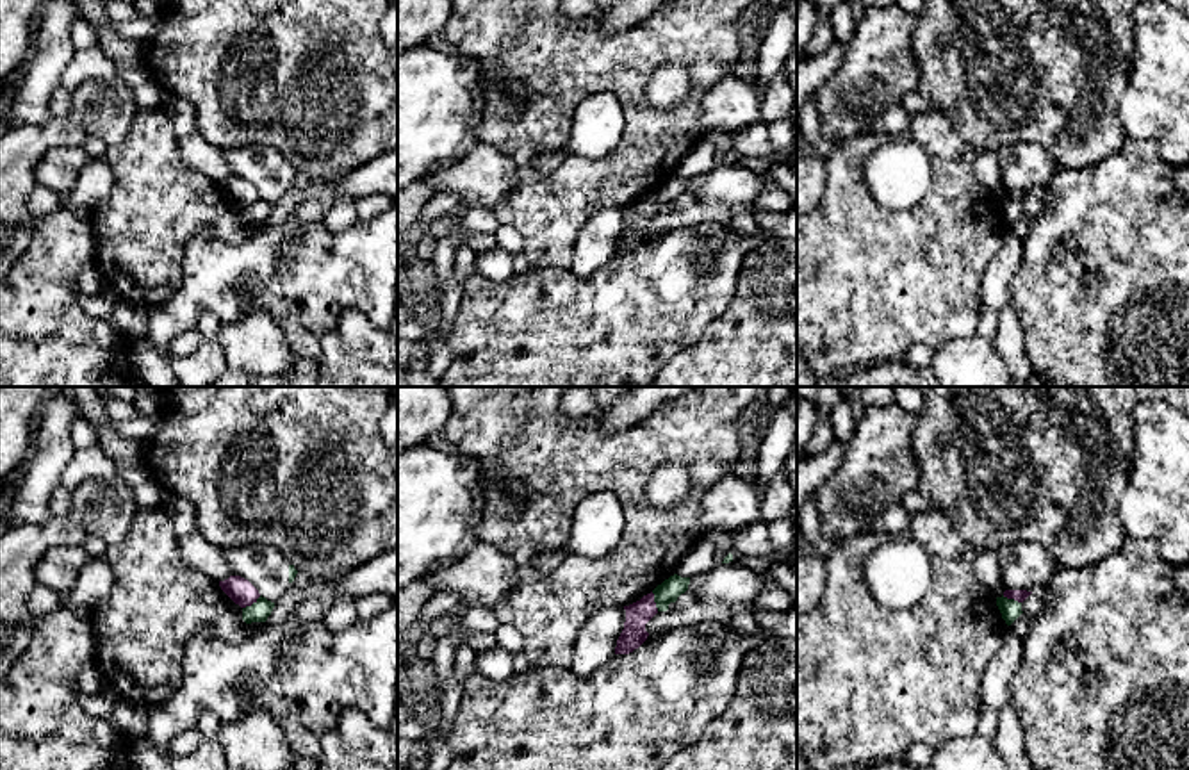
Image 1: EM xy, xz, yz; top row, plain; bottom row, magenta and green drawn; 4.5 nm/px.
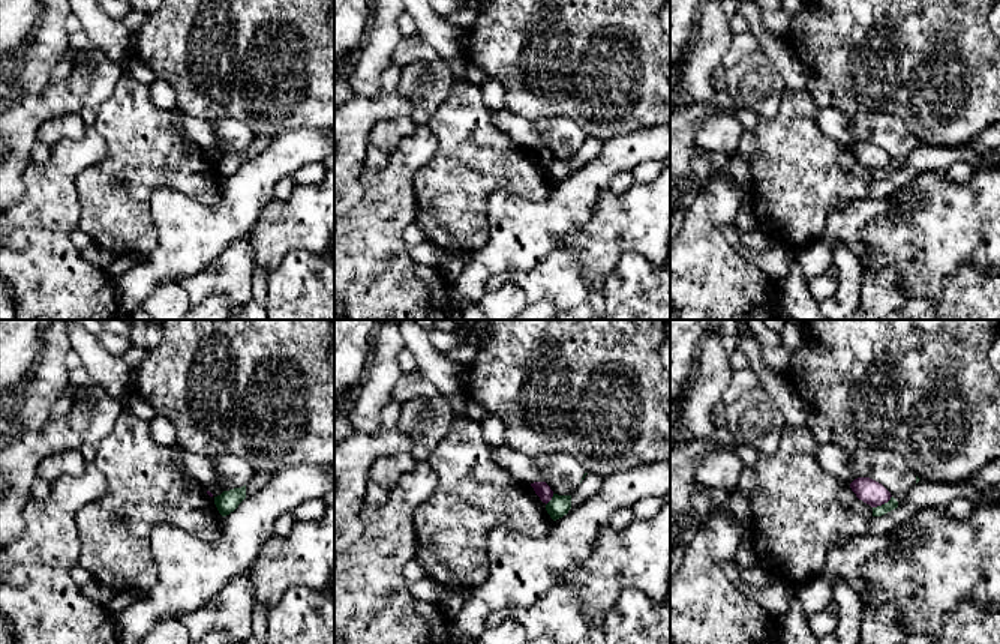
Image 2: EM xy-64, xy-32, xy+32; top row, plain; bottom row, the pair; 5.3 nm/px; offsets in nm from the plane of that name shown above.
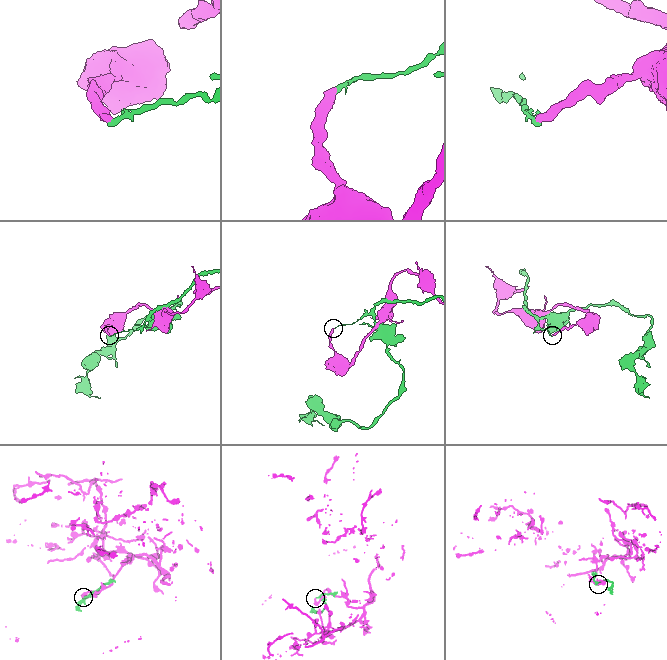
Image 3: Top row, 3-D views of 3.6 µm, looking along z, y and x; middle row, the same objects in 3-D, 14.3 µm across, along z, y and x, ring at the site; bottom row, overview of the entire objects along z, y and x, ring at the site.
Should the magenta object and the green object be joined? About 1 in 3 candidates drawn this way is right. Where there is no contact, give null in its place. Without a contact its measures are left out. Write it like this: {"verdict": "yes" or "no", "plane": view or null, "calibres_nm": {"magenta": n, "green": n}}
{"verdict": "no", "plane": "xy", "calibres_nm": {"magenta": 110, "green": 90}}

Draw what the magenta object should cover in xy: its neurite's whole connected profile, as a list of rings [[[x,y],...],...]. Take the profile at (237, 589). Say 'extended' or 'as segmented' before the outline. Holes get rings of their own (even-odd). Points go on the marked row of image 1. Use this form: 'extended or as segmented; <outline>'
as segmented; [[[241,576],[219,581],[221,590],[241,608],[251,606],[260,597],[258,590]]]

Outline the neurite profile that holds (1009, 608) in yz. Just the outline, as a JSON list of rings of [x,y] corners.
[[[1004,595],[996,597],[996,606],[1007,626],[1011,626],[1023,613],[1021,602],[1014,601],[1014,599],[1007,599]]]

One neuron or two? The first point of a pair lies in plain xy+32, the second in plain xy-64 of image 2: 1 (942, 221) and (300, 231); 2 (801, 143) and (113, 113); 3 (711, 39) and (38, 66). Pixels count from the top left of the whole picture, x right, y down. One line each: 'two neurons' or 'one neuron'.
1: one neuron
2: one neuron
3: one neuron

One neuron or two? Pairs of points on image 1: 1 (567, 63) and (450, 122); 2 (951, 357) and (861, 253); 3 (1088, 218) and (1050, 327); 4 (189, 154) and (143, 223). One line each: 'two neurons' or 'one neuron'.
1: two neurons
2: two neurons
3: one neuron
4: two neurons

